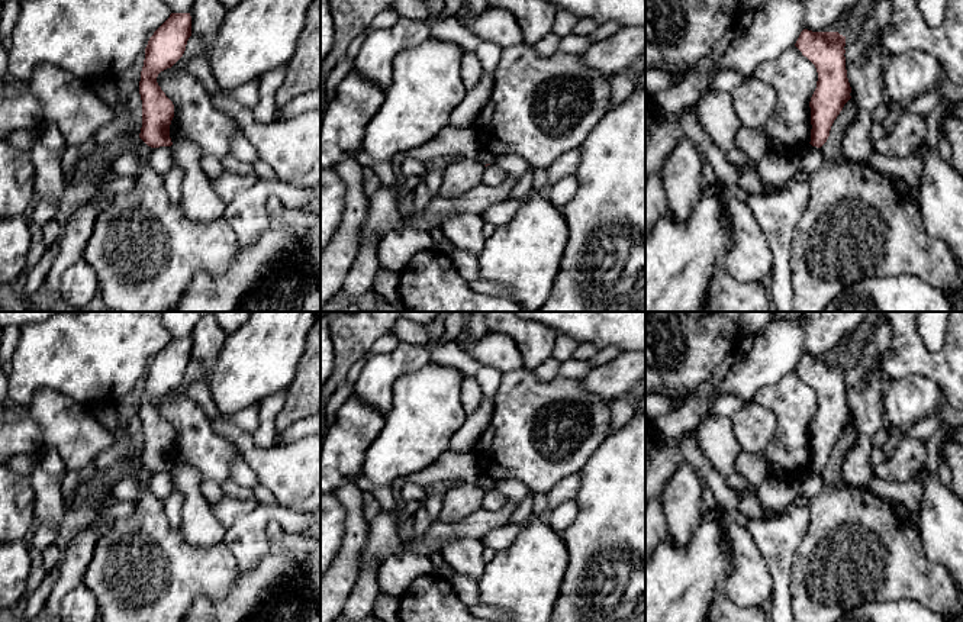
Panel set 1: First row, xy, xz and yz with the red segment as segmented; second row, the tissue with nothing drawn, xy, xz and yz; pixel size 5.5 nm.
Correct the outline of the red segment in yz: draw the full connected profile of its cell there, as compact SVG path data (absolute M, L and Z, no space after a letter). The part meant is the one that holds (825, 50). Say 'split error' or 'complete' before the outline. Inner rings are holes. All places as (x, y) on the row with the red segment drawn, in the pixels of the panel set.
complete; M803 29L795 46L817 68L817 88L811 97L811 145L821 148L844 104L851 99L846 70L846 36L838 32Z

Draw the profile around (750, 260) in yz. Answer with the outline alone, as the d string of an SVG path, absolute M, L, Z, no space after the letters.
M734 196L728 202L731 246L721 268L740 283L769 284L773 252L750 206Z

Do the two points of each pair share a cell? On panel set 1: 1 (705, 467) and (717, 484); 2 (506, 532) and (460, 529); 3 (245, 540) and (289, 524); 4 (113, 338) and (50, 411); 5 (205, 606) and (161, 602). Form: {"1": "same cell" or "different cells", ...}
{"1": "same cell", "2": "different cells", "3": "same cell", "4": "different cells", "5": "different cells"}

